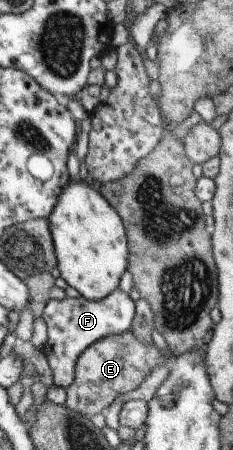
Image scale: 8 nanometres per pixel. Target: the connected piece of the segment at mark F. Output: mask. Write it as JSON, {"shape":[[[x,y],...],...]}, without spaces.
{"shape":[[[120,289],[107,295],[101,301],[91,301],[83,296],[66,297],[63,300],[49,300],[42,315],[47,325],[48,338],[43,346],[52,370],[53,383],[66,390],[75,383],[75,370],[79,356],[100,339],[125,333],[131,329],[135,319],[135,301]]]}

